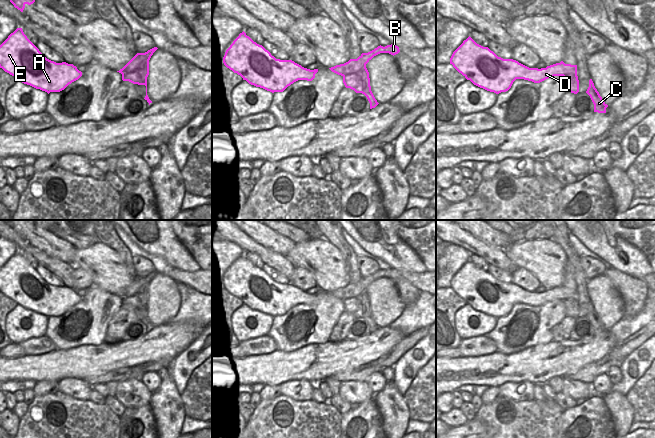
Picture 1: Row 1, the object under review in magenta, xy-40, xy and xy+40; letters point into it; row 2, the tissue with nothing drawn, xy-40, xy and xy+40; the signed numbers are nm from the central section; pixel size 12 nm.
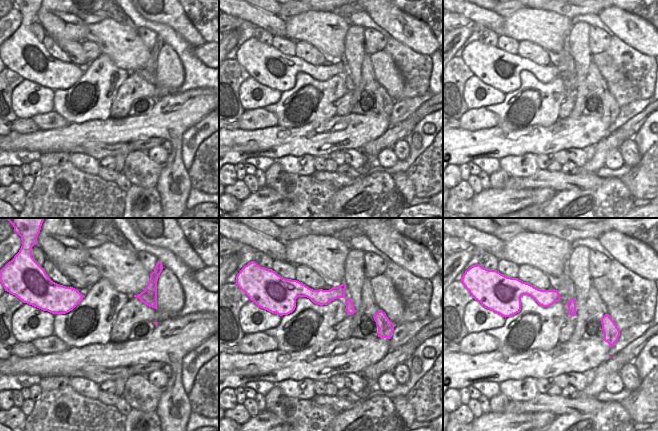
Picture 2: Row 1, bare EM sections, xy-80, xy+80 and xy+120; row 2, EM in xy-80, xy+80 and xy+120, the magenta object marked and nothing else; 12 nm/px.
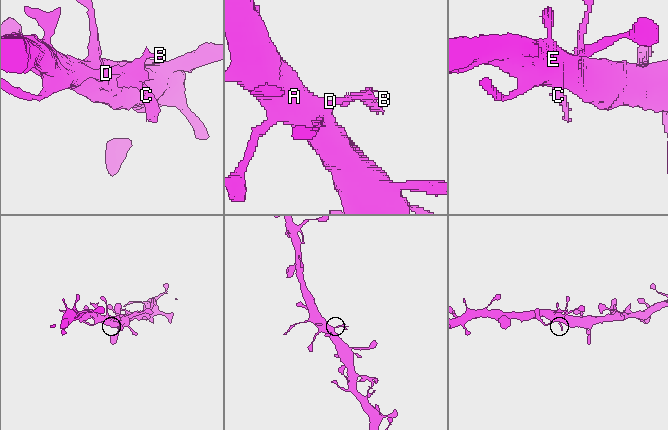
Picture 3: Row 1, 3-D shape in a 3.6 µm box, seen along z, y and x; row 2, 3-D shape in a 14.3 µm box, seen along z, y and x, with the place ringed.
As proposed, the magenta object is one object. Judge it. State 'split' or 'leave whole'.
leave whole

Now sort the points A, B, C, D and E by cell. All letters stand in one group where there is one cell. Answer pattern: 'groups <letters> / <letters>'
groups A B C D E

